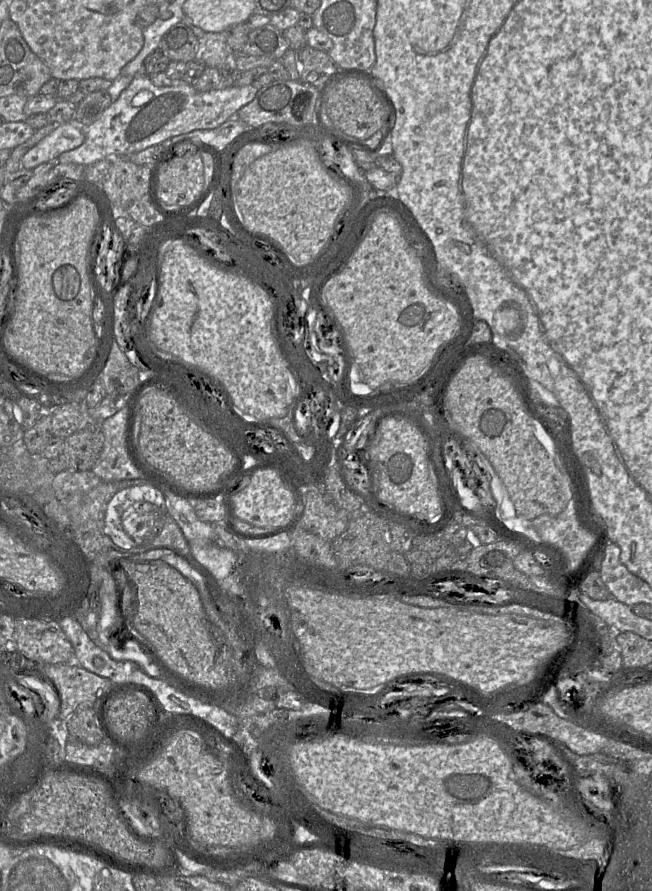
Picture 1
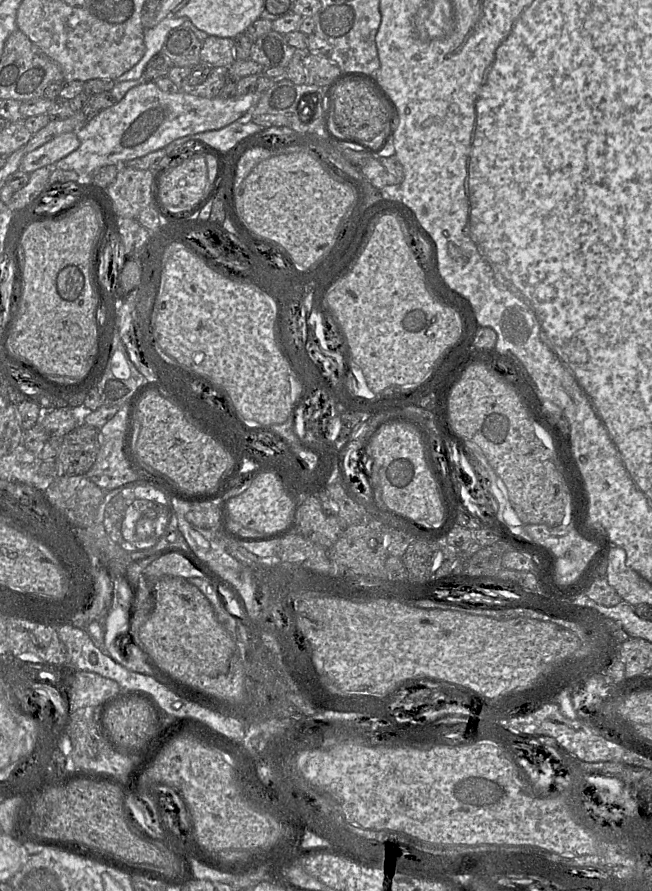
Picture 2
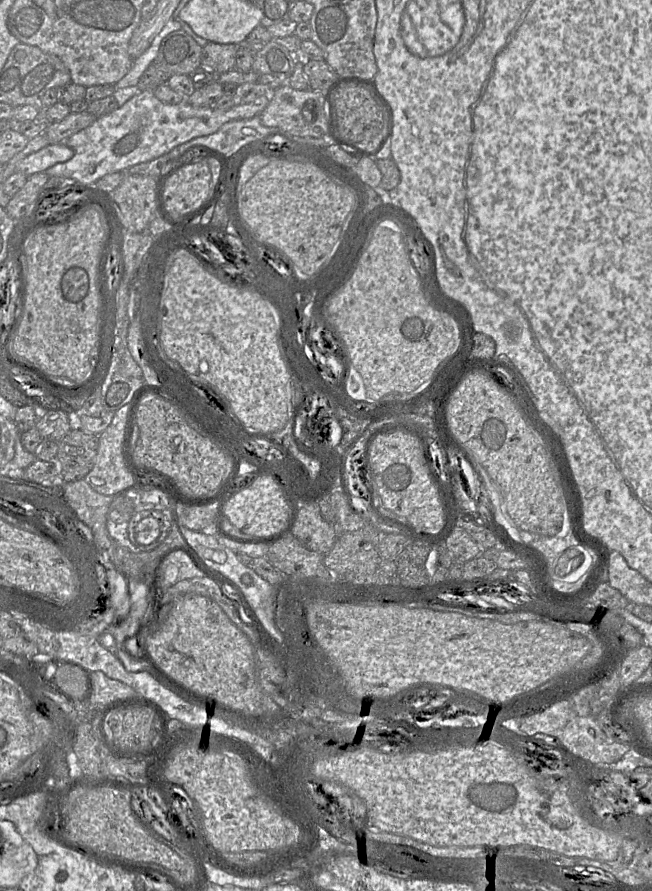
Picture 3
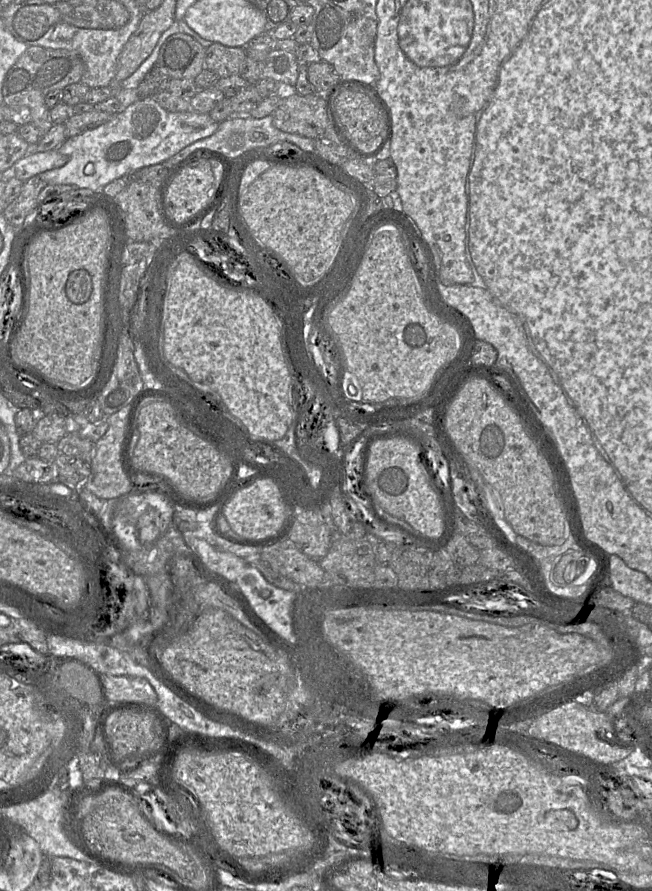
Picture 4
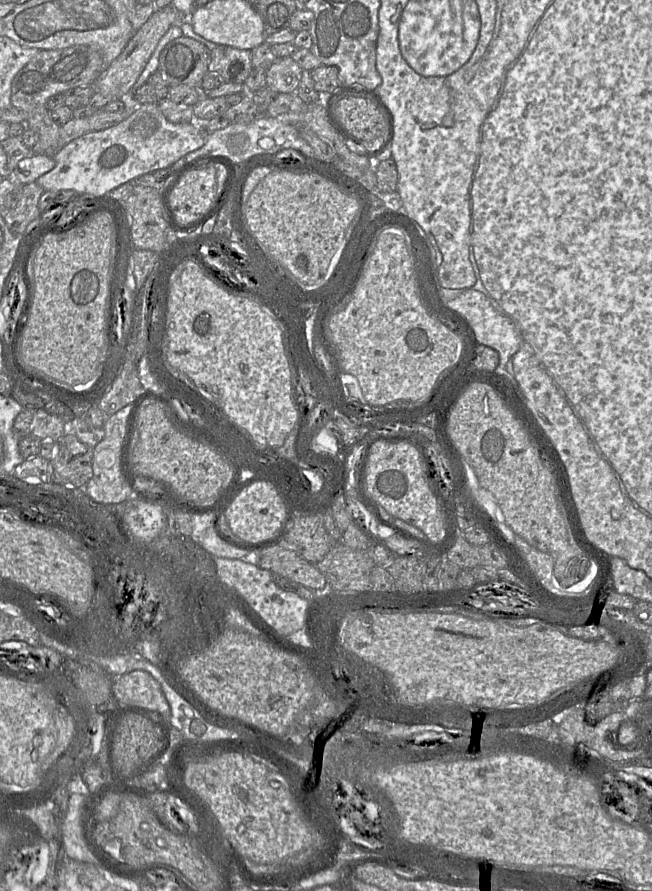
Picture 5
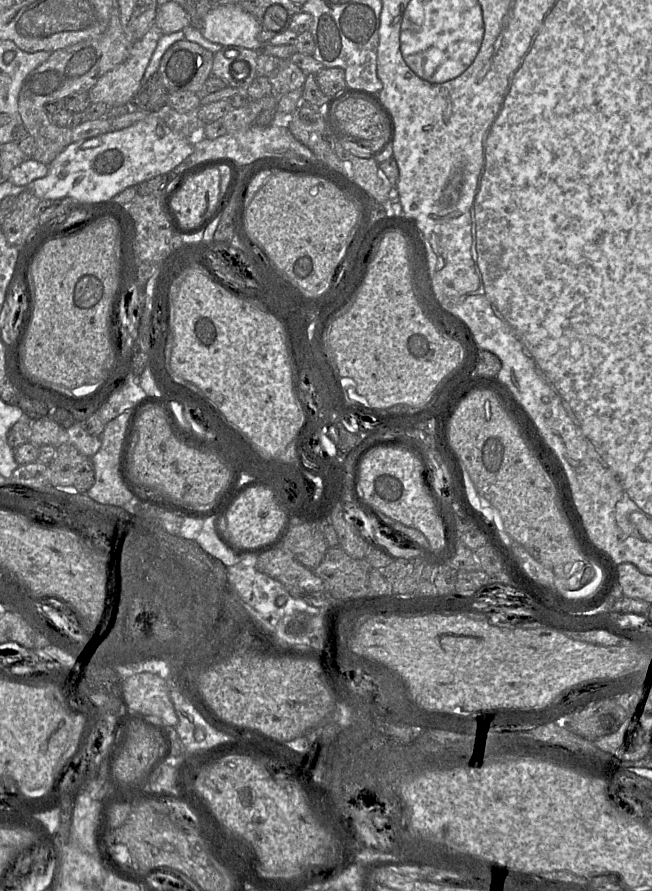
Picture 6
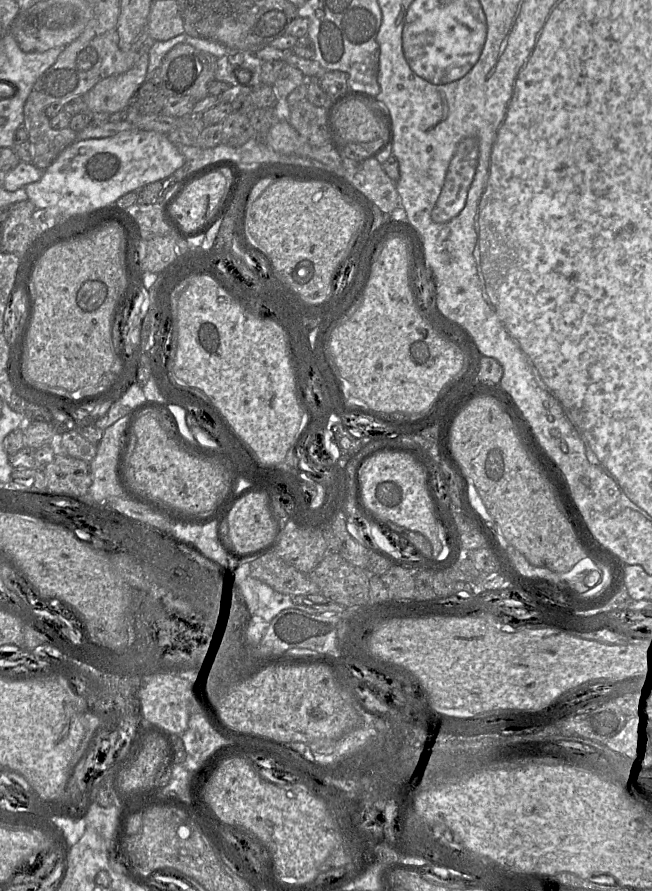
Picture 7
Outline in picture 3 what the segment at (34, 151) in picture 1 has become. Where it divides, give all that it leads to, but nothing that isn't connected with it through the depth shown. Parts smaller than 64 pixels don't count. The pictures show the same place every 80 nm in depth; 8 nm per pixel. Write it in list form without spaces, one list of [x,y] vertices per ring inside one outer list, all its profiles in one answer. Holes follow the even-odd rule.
[[[52,143],[21,160],[17,164],[15,172],[31,176],[34,173],[45,171],[57,163],[66,162],[73,155],[74,150],[65,143]]]

